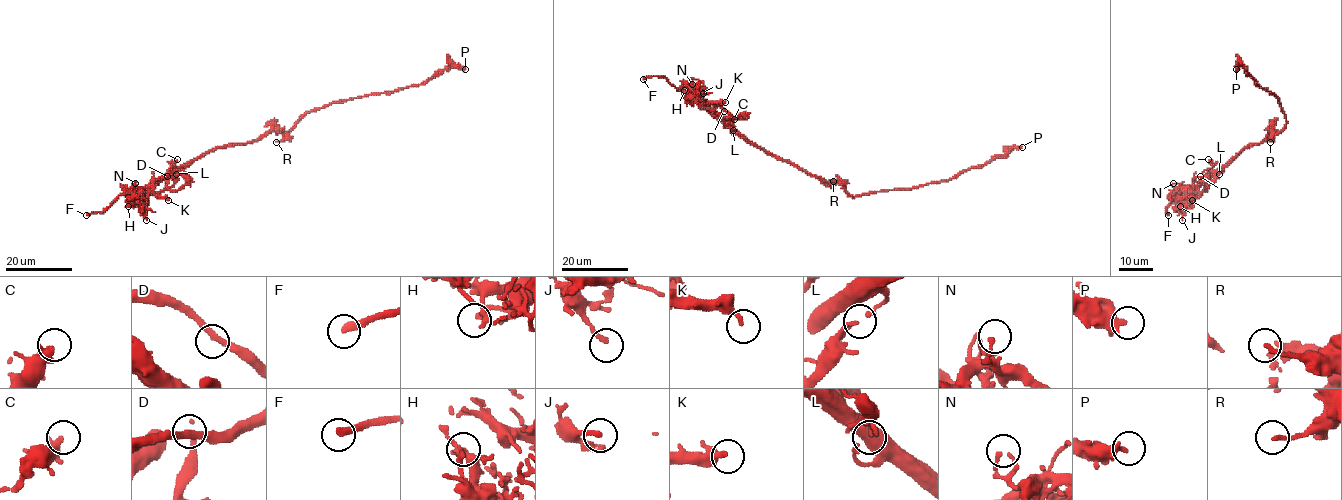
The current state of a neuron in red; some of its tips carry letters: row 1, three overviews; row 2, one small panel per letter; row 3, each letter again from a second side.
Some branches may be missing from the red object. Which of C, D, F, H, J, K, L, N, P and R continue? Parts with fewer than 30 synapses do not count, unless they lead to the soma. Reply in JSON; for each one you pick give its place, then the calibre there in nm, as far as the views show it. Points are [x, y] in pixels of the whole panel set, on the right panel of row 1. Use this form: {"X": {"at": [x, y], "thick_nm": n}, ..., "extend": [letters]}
{"F": {"at": [1168, 215], "thick_nm": 320}, "extend": ["F"]}

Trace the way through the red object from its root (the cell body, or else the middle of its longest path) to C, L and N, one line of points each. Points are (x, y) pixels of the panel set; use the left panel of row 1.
C: (267, 133), (248, 143), (209, 150), (166, 173), (177, 159)
L: (267, 133), (248, 143), (209, 150), (174, 169), (166, 174), (168, 187), (175, 181), (176, 174)
N: (267, 133), (248, 143), (209, 150), (145, 187), (135, 189), (135, 183)

